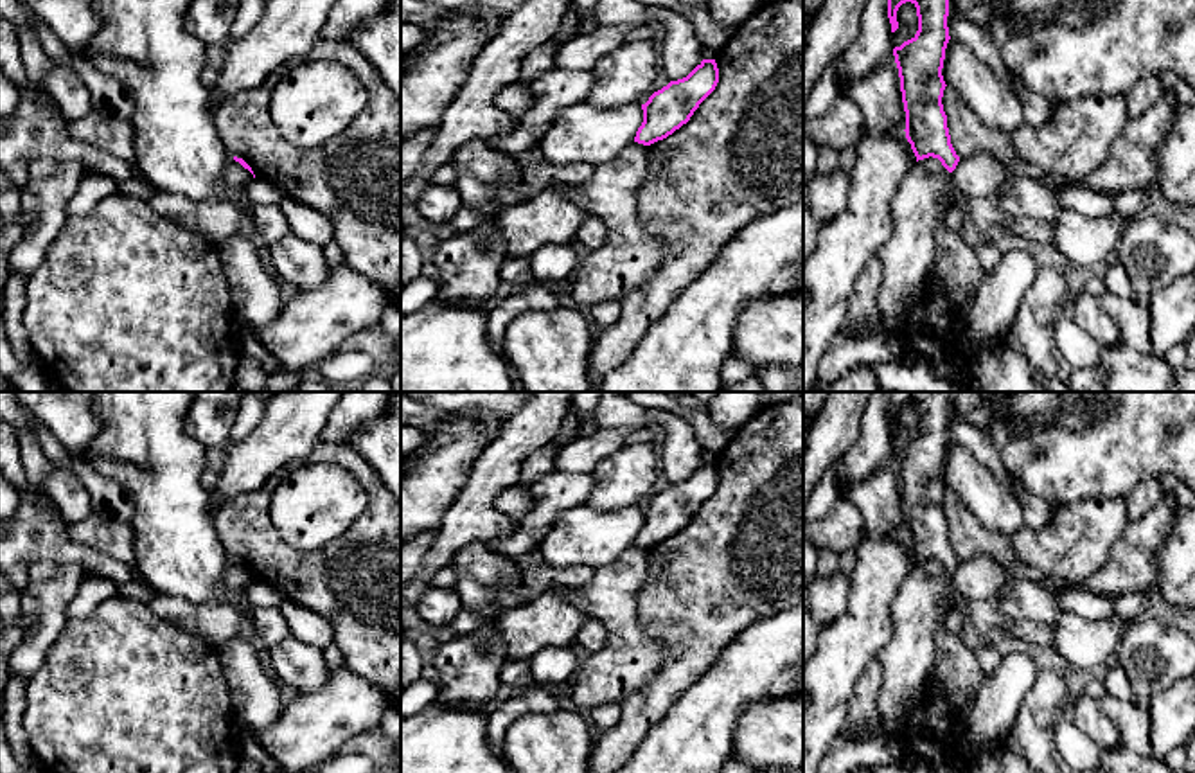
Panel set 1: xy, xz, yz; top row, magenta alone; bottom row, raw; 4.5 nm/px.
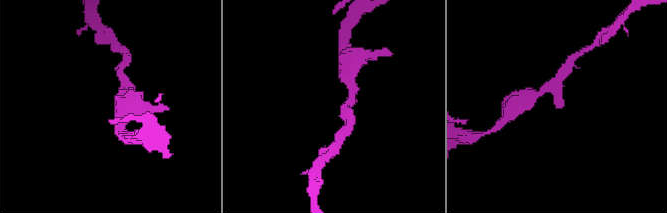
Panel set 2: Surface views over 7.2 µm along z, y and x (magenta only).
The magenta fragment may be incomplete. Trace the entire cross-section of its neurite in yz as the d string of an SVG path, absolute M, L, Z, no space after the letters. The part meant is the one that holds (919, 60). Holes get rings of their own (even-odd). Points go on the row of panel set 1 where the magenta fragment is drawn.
M888 0L891 32L898 29L897 11L911 2L916 7L918 31L893 49L906 111L906 138L918 160L938 158L952 173L960 162L947 128L942 97L945 49L951 40L949 0Z

